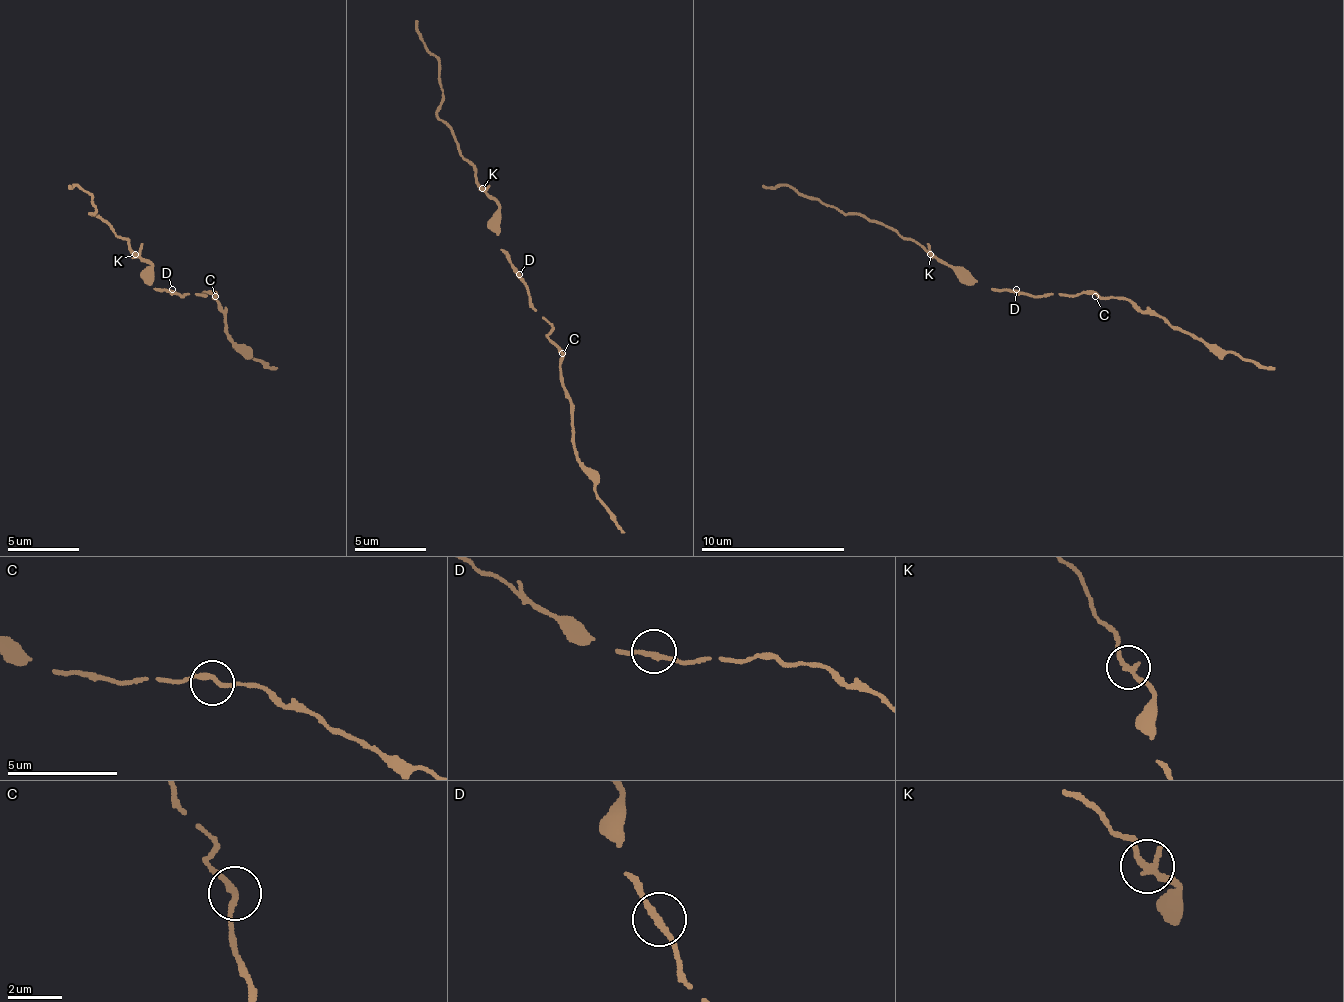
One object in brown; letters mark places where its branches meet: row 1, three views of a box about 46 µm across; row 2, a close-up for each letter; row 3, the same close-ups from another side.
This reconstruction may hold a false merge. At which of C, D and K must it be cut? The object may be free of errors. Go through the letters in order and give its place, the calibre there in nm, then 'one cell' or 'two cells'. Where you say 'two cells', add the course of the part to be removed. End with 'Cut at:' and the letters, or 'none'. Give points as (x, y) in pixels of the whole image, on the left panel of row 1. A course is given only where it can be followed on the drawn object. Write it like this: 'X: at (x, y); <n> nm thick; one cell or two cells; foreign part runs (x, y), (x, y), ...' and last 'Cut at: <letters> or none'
C: at (215, 296); 220 nm thick; one cell
D: at (172, 289); 220 nm thick; one cell
K: at (135, 254); 220 nm thick; one cell
Cut at: none

